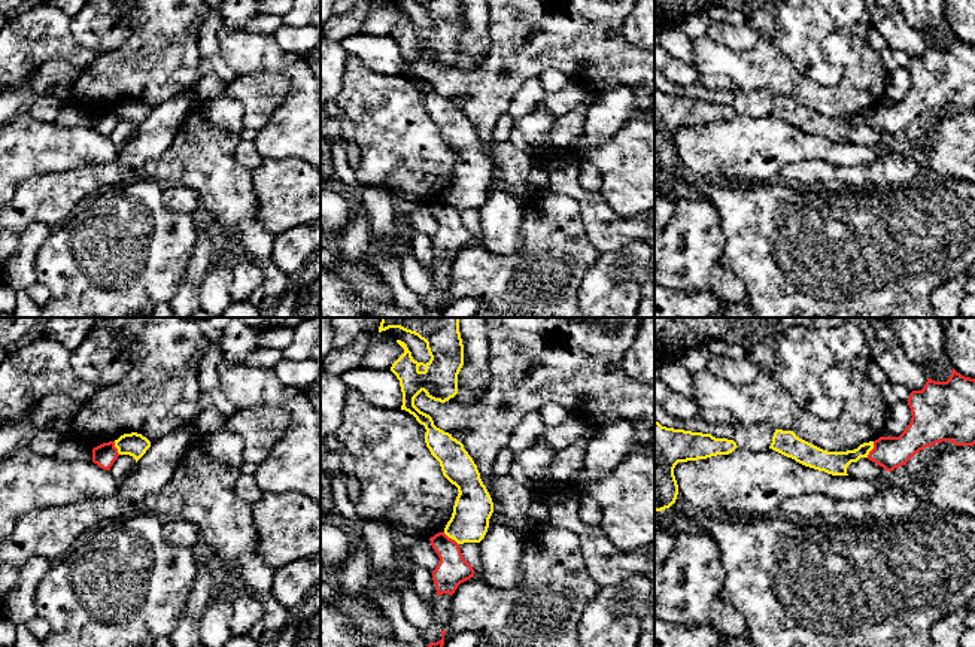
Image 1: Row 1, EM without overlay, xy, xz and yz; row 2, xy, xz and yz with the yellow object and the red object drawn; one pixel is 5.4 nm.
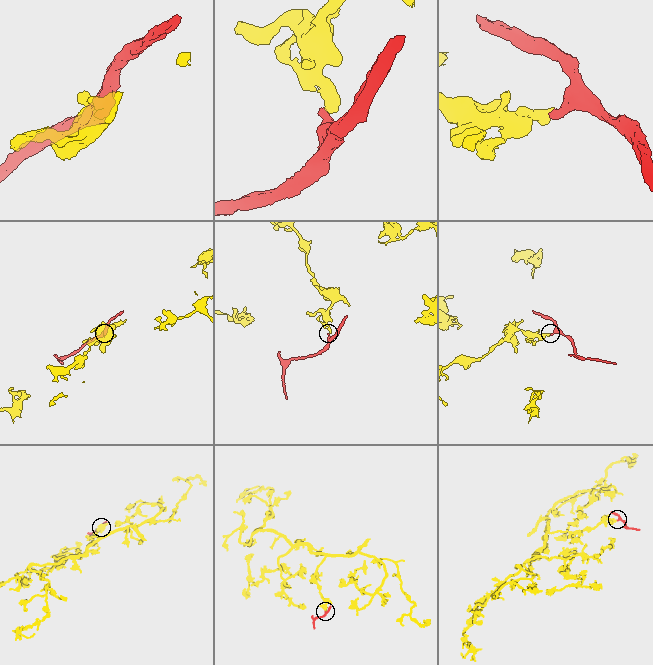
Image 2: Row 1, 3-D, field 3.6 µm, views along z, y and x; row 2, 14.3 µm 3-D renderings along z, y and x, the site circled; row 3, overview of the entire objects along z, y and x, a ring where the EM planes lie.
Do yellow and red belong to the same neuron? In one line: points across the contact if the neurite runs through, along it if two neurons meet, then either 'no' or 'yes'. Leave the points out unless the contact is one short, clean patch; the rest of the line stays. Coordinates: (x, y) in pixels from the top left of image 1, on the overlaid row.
along yz (874, 442), (866, 456) | no

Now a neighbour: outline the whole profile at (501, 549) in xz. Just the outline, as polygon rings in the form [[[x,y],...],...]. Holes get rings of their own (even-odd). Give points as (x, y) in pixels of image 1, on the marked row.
[[[489,523],[485,538],[479,543],[482,571],[474,577],[498,589],[513,589],[523,578],[520,568],[523,543],[522,532],[499,523]]]

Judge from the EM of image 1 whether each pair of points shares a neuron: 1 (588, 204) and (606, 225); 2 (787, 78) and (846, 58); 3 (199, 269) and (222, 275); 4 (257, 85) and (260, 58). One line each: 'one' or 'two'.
1: one
2: one
3: two
4: two

